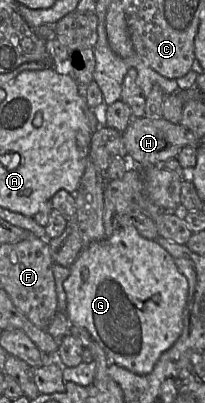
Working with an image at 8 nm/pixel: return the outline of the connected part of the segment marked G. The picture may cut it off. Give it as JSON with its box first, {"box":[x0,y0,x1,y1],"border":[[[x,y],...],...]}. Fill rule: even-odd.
{"box":[63,227,189,374],"border":[[[117,227],[114,233],[101,241],[96,241],[84,247],[75,262],[70,266],[70,274],[64,281],[63,287],[67,296],[67,308],[65,314],[71,325],[86,329],[97,344],[105,351],[111,364],[116,364],[127,370],[139,374],[149,374],[160,356],[173,346],[183,331],[183,315],[188,303],[189,285],[187,278],[180,272],[172,256],[155,240],[142,237],[138,231],[132,227]]]}

